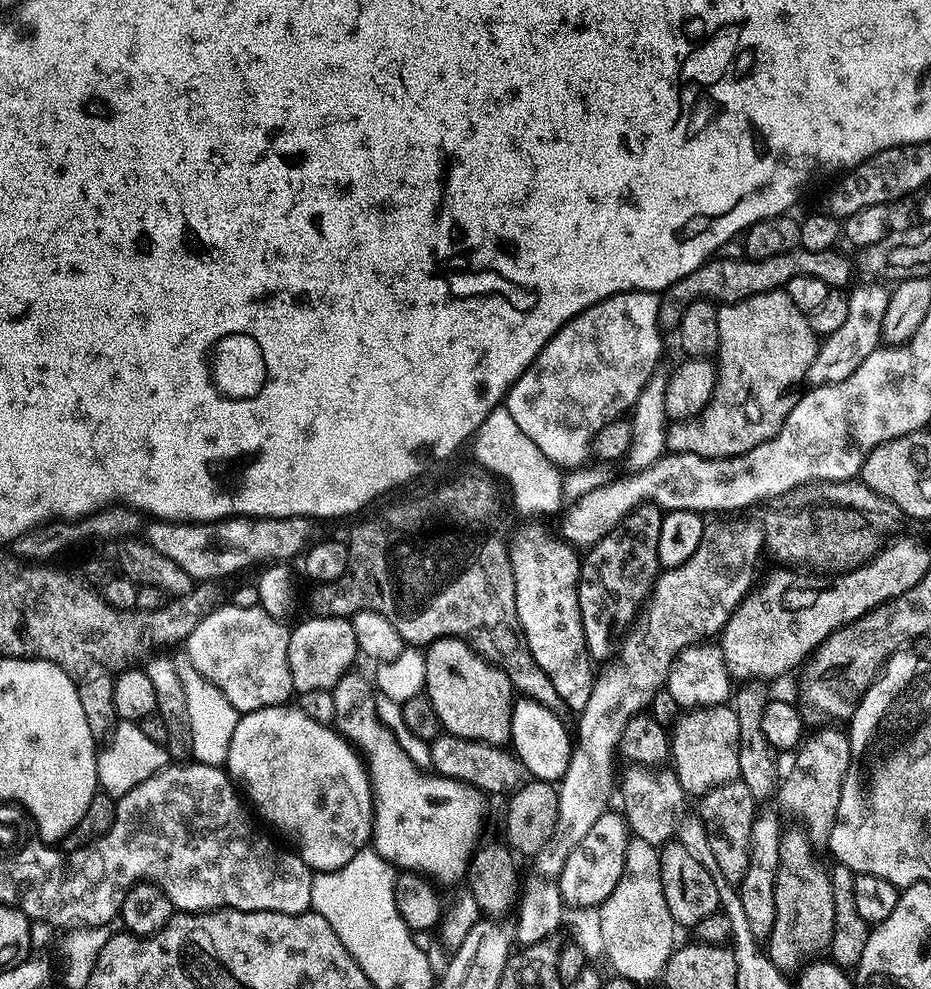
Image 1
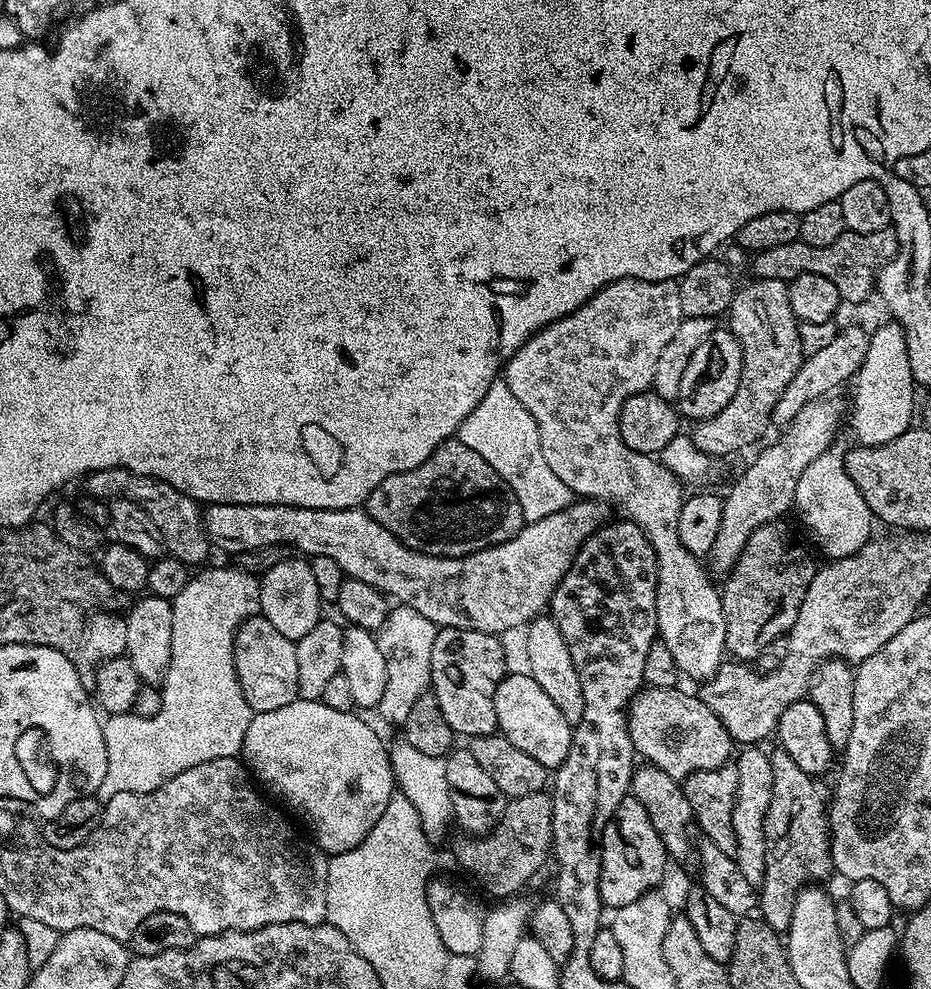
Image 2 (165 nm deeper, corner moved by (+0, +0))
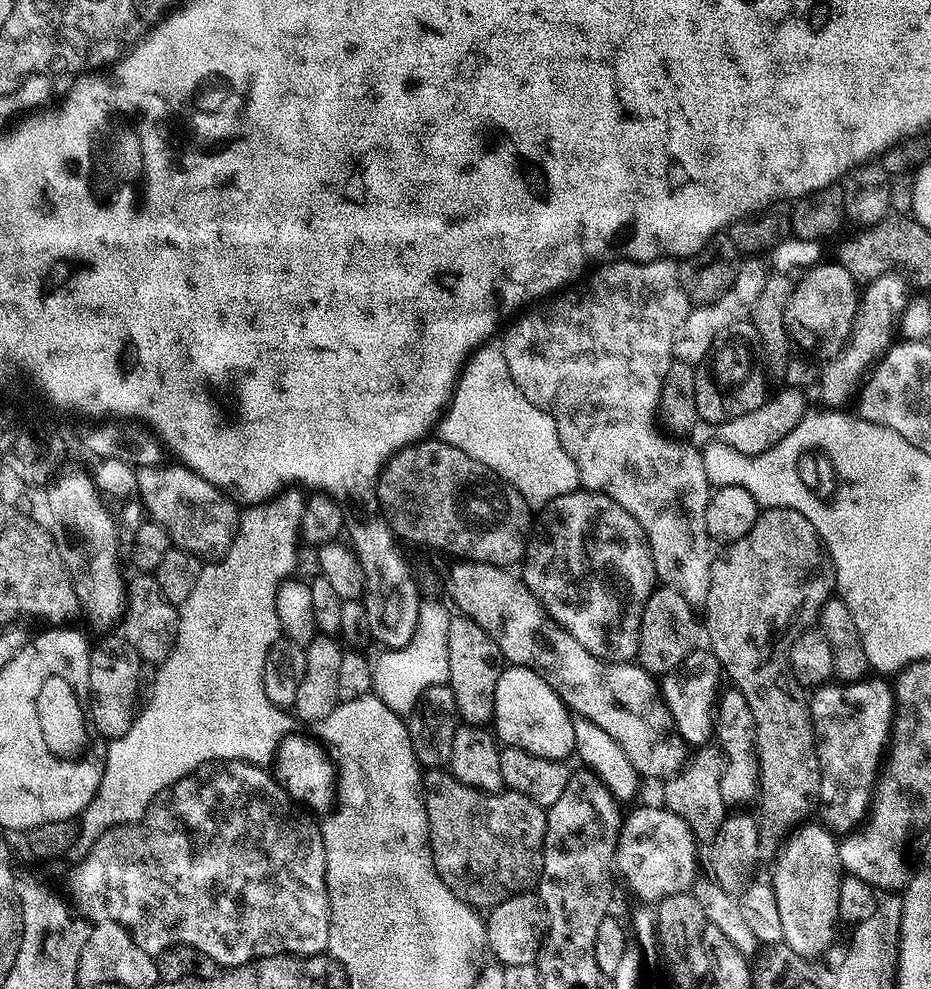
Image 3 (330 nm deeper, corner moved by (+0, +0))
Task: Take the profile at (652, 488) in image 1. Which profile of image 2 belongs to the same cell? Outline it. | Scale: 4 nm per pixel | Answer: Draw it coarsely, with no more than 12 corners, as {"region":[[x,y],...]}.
{"region":[[577,499],[469,556],[363,507],[214,504],[211,543],[281,544],[437,629],[505,634],[549,607],[609,505]]}

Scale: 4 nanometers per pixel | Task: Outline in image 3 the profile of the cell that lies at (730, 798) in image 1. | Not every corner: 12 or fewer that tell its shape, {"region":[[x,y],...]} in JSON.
{"region":[[700,746],[667,777],[663,807],[705,846],[726,817],[724,756]]}

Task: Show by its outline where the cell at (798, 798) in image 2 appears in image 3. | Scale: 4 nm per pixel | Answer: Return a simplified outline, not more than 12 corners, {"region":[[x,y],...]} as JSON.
{"region":[[763,509],[712,561],[711,655],[754,714],[757,850],[820,790],[788,667],[834,573],[814,526]]}

